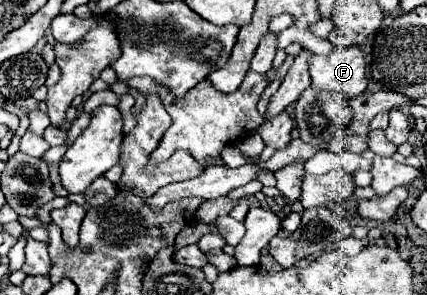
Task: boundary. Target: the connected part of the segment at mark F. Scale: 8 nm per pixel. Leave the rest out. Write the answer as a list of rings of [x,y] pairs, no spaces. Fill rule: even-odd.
[[[359,47],[335,49],[331,55],[313,55],[309,73],[317,91],[357,97],[367,89],[365,59]]]

